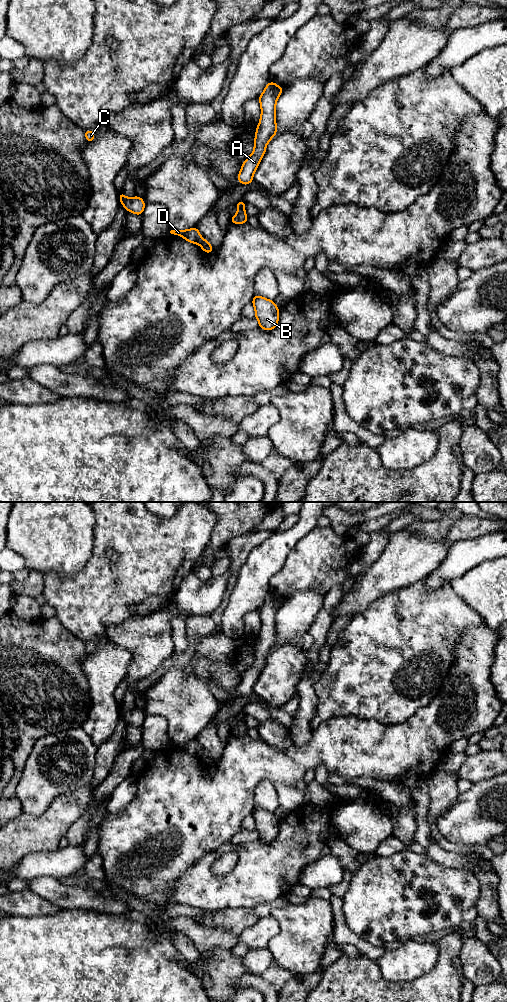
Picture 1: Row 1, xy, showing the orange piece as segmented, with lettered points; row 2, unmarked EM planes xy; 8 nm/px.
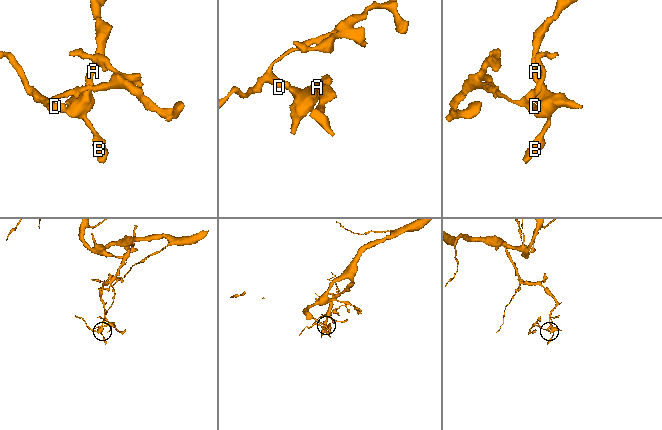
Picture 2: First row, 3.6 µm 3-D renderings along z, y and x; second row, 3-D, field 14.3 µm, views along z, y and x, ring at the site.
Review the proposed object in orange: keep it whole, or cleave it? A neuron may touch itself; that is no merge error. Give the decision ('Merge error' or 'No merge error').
Merge error

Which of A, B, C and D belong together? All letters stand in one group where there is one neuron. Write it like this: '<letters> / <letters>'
A B / C D

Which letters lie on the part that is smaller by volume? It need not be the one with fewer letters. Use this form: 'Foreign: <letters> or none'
Foreign: C, D

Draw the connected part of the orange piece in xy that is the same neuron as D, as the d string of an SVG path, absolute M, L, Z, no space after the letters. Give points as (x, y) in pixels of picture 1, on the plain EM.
M197 739L187 741L187 742L171 742L171 746L183 749L190 755L199 756L201 752L201 746Z

